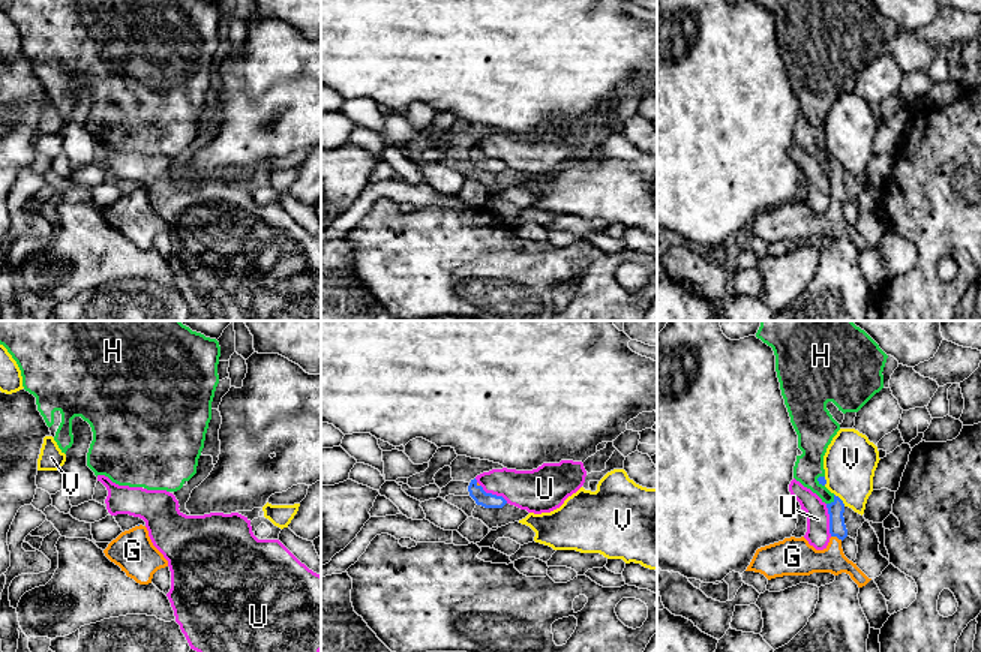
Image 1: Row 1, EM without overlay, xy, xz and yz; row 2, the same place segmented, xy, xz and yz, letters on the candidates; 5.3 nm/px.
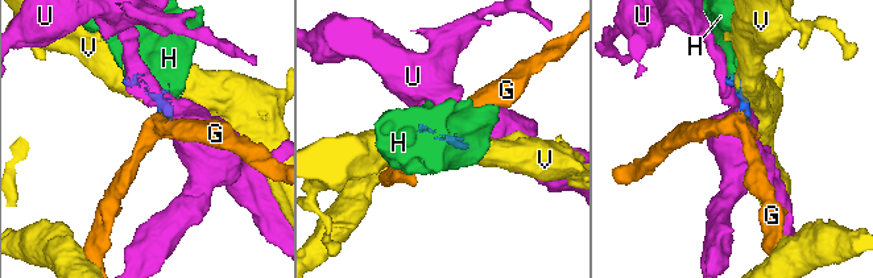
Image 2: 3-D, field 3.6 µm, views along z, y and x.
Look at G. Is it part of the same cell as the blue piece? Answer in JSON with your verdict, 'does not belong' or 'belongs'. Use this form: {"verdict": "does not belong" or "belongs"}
{"verdict": "belongs"}

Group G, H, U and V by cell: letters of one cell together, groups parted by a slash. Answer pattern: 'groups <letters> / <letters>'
groups G H / U / V

